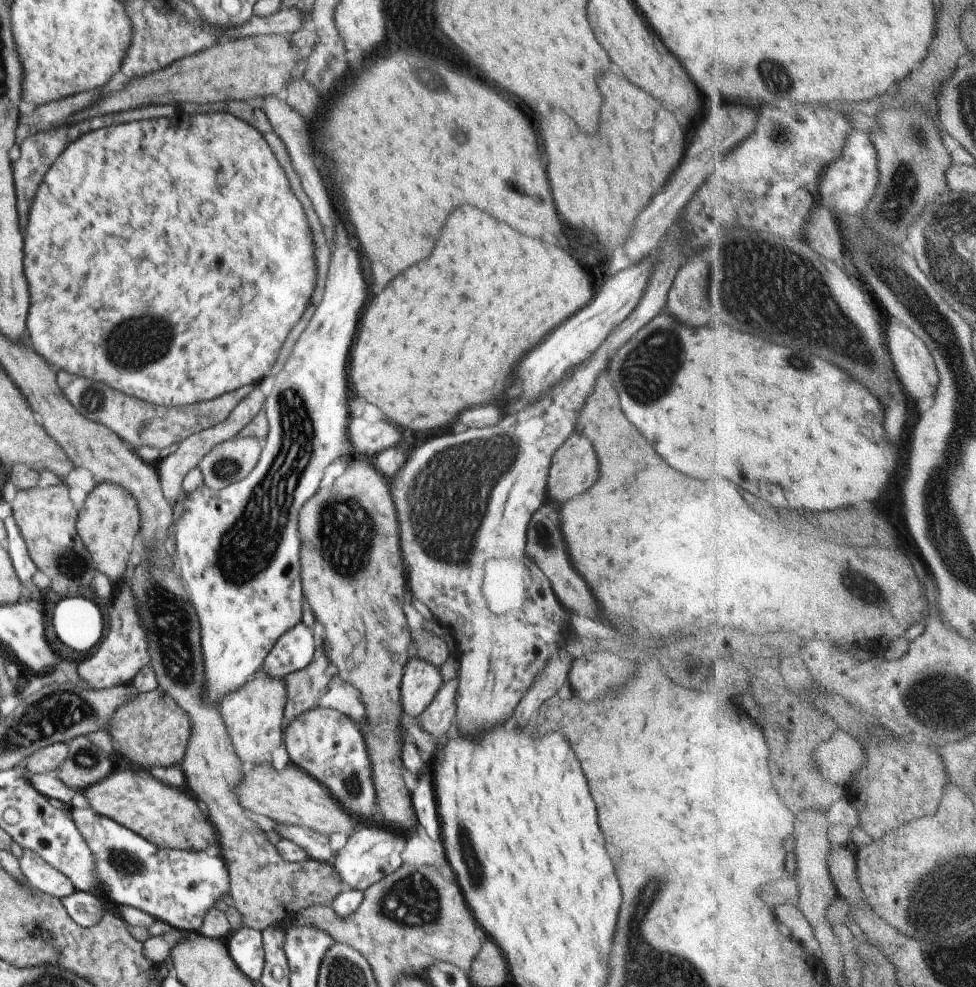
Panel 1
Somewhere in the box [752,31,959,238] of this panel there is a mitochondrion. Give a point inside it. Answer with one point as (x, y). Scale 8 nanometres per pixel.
(767, 66)

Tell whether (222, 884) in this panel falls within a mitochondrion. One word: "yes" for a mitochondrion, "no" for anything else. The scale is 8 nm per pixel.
no

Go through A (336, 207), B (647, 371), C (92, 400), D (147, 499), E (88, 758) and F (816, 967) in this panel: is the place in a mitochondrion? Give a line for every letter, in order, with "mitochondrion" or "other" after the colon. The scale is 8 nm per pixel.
A: other
B: mitochondrion
C: mitochondrion
D: other
E: mitochondrion
F: other

